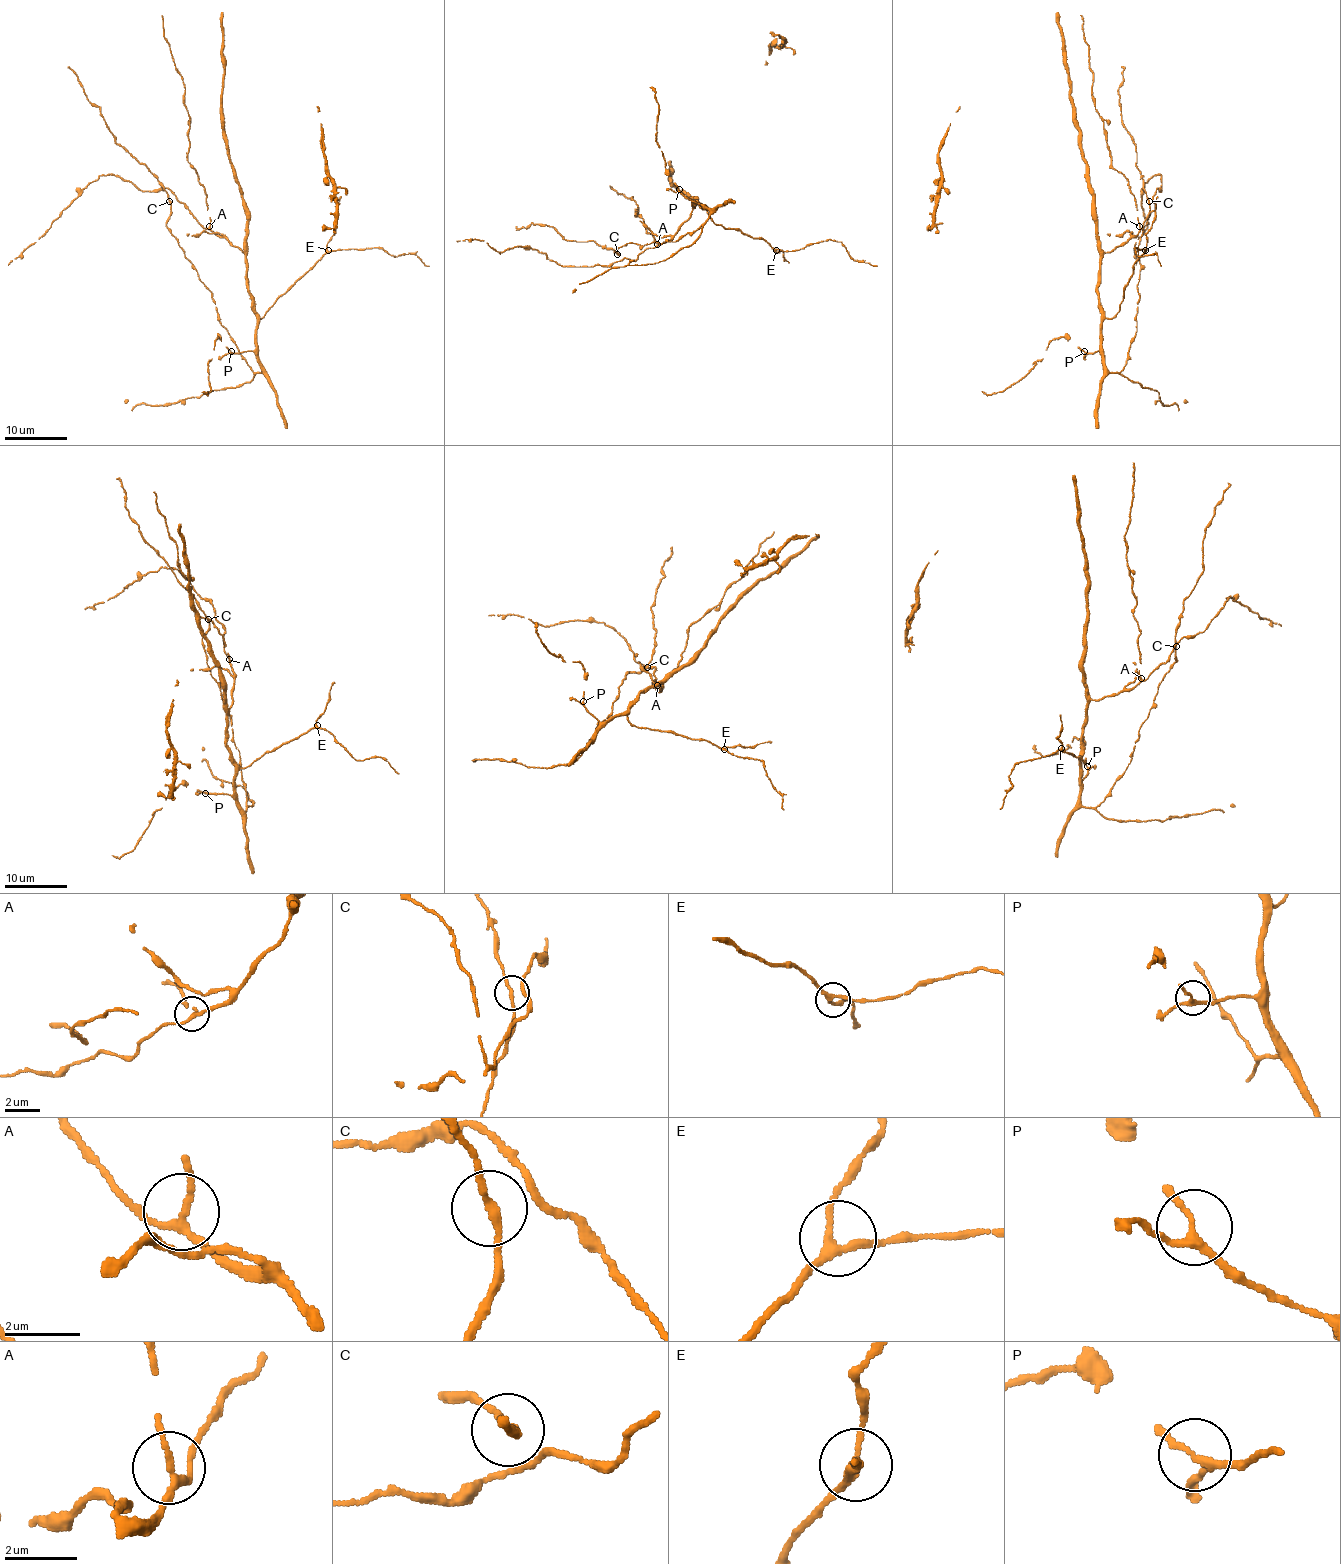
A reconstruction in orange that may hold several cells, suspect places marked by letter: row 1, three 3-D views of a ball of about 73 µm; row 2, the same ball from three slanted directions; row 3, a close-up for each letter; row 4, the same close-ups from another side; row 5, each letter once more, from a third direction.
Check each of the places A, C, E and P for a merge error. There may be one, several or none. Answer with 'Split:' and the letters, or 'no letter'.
Split: no letter

